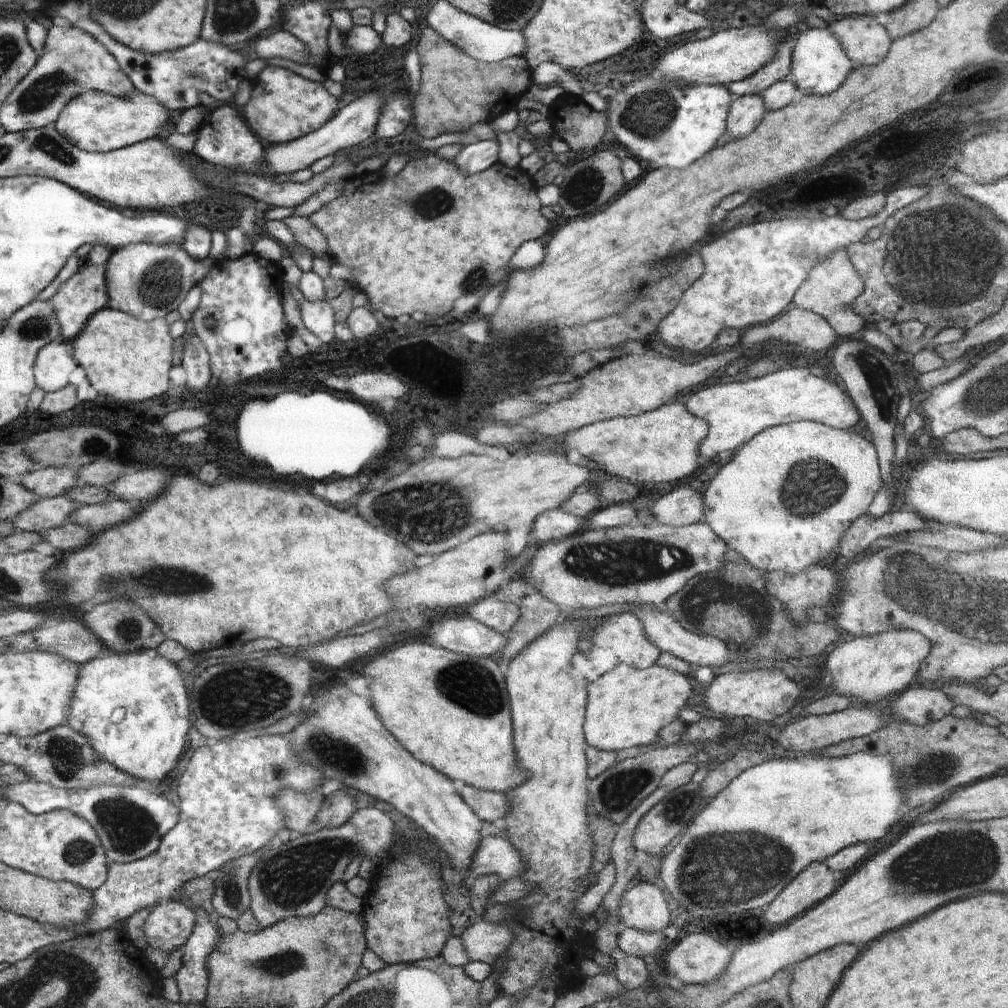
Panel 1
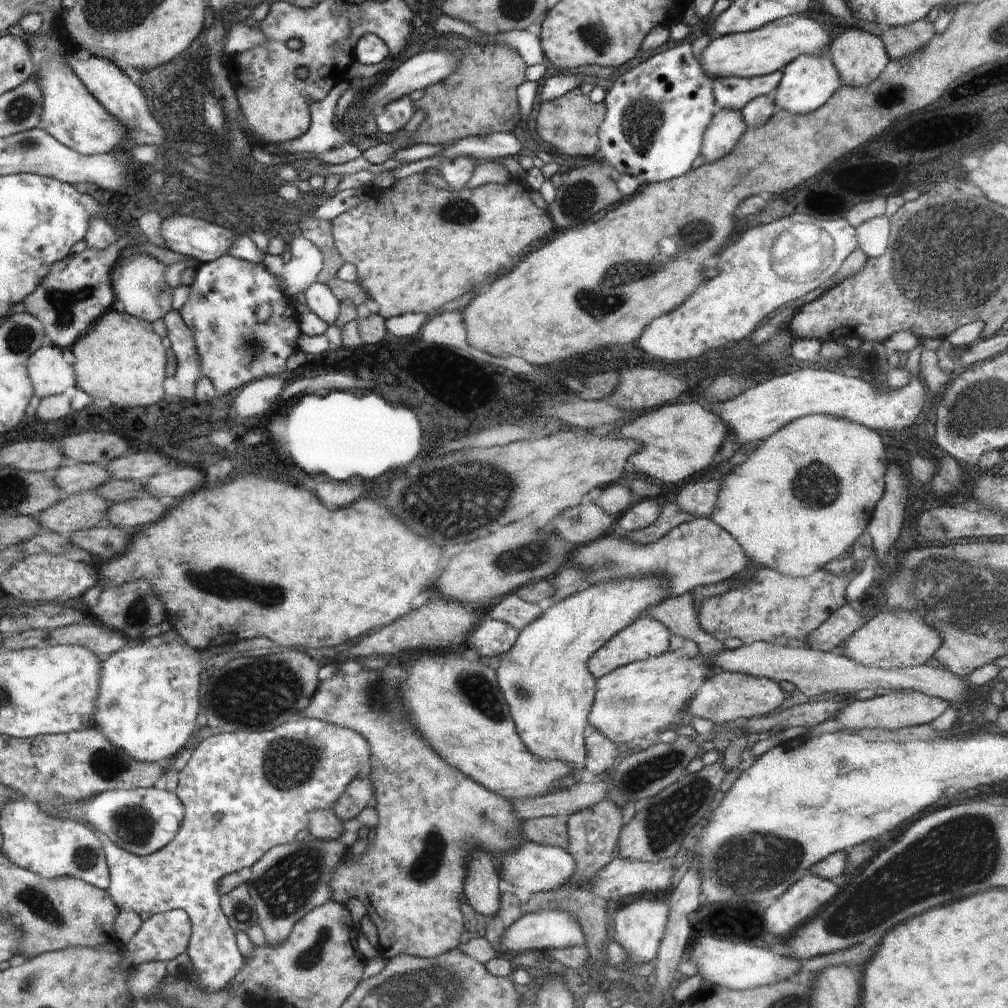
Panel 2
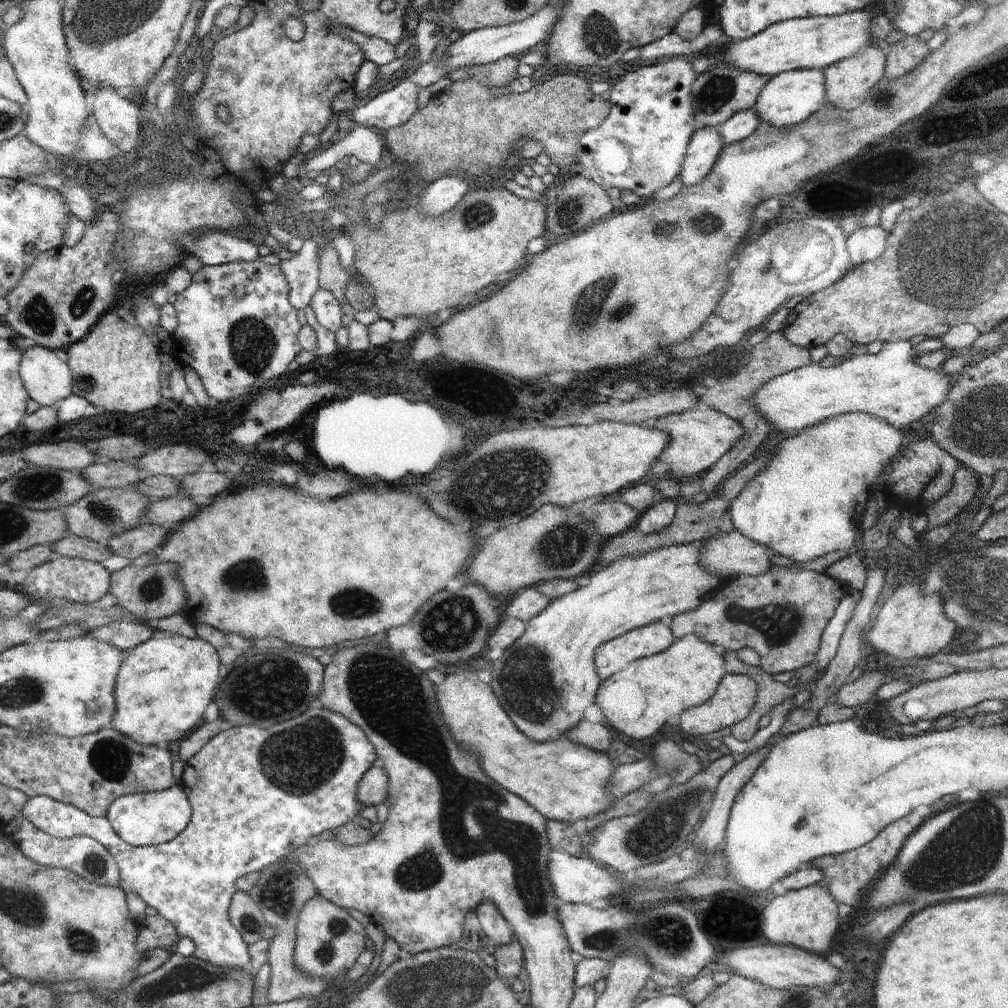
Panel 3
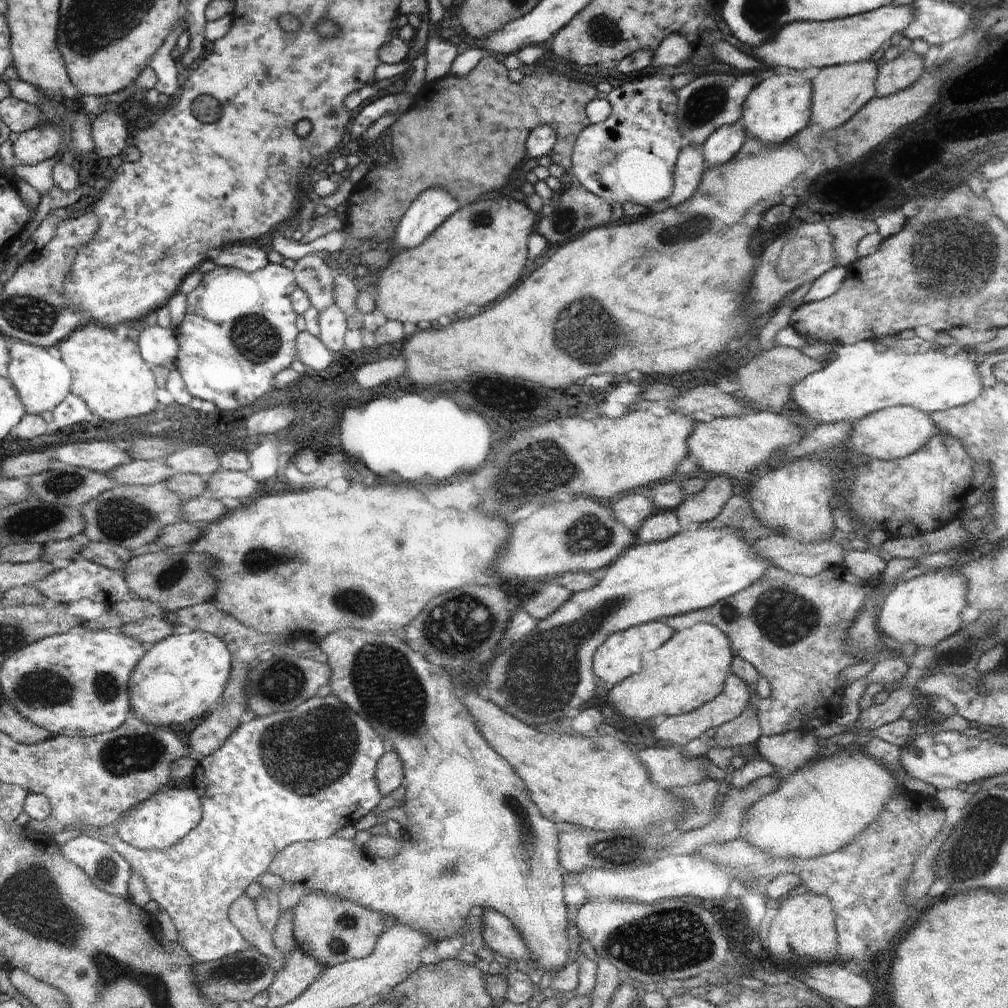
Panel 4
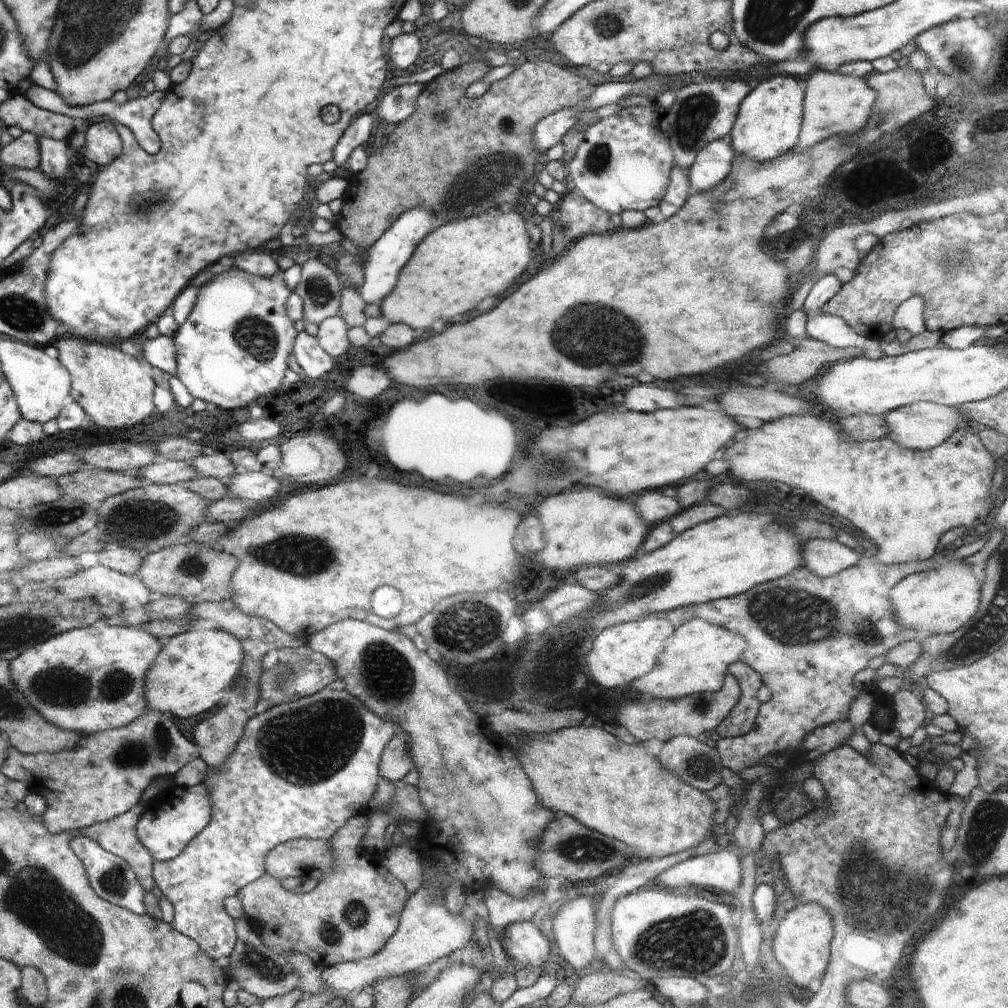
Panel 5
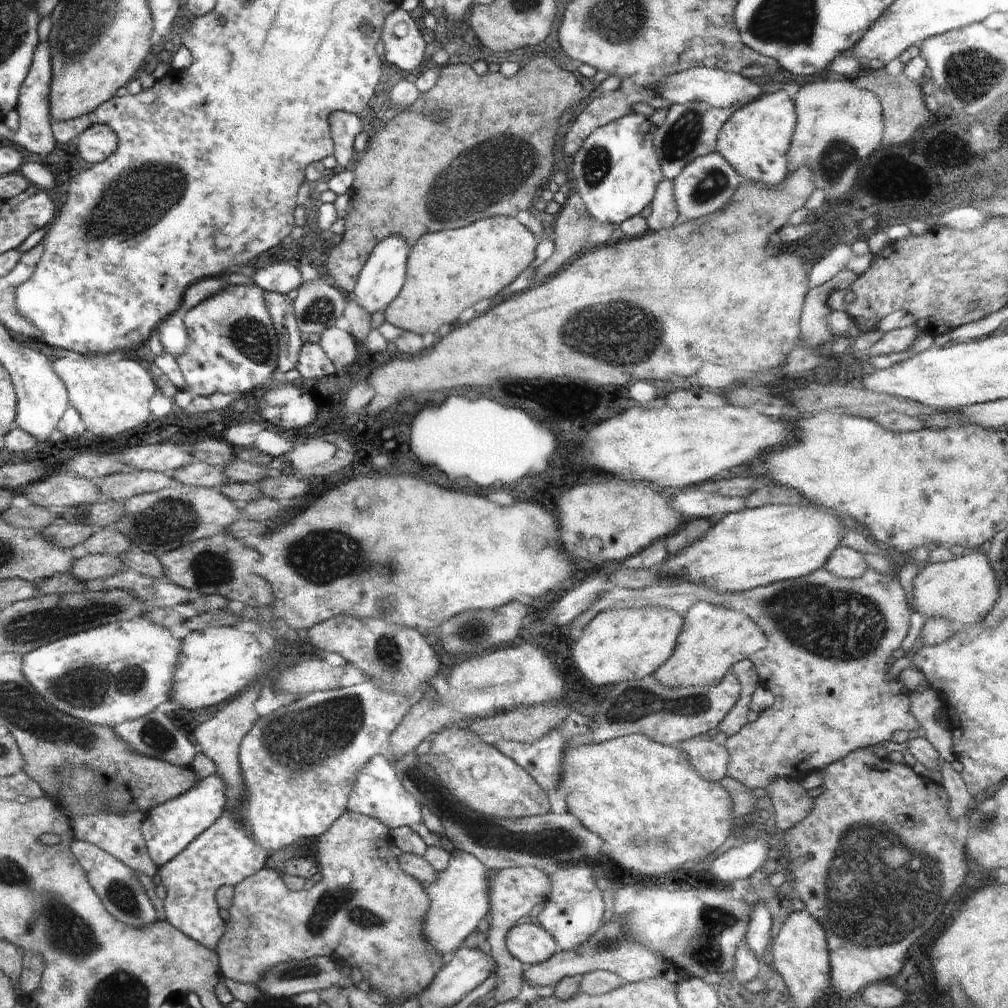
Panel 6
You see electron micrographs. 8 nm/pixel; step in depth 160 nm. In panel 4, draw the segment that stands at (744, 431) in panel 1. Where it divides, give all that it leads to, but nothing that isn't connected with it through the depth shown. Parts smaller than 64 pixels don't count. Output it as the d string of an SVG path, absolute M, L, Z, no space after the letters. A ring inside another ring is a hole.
M858 341L850 345L830 344L830 346L831 351L836 352L836 358L832 362L825 363L822 370L814 371L794 384L789 396L808 420L819 424L844 421L852 424L877 410L899 406L912 407L931 415L934 411L947 411L972 402L980 396L983 389L977 364L969 359L965 349L956 355L945 356L940 353L941 348L937 346L925 353L912 354L891 348L878 352L873 347L873 341Z

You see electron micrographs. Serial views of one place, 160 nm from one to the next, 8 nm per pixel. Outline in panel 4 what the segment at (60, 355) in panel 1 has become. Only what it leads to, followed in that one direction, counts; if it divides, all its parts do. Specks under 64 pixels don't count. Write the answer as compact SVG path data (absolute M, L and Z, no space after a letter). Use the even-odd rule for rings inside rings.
M18 340L9 342L9 377L14 388L20 393L21 400L26 404L26 412L42 414L52 412L70 392L70 372L66 363L52 358L44 348L30 346Z

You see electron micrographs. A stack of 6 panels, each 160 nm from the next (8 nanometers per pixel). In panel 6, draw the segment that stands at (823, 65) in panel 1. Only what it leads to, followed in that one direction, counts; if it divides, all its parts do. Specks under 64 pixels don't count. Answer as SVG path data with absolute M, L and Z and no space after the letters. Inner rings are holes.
M770 84L764 93L738 107L720 127L717 150L746 182L773 187L789 173L787 152L797 123L793 100L778 84Z

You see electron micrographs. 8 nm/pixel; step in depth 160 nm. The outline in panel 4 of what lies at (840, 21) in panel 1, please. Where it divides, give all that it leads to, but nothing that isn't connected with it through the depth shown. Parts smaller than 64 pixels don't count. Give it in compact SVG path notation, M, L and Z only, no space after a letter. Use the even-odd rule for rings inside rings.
M870 58L857 63L821 68L811 82L813 97L810 125L820 128L820 131L834 130L872 100L876 95L875 78L878 76L880 63L878 58Z

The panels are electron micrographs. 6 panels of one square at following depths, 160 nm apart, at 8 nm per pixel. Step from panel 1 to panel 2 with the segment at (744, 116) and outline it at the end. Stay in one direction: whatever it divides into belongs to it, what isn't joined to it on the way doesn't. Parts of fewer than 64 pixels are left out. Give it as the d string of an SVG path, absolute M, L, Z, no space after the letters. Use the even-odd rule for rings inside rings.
M722 108L707 126L701 153L705 162L726 156L738 144L747 128L741 109Z

